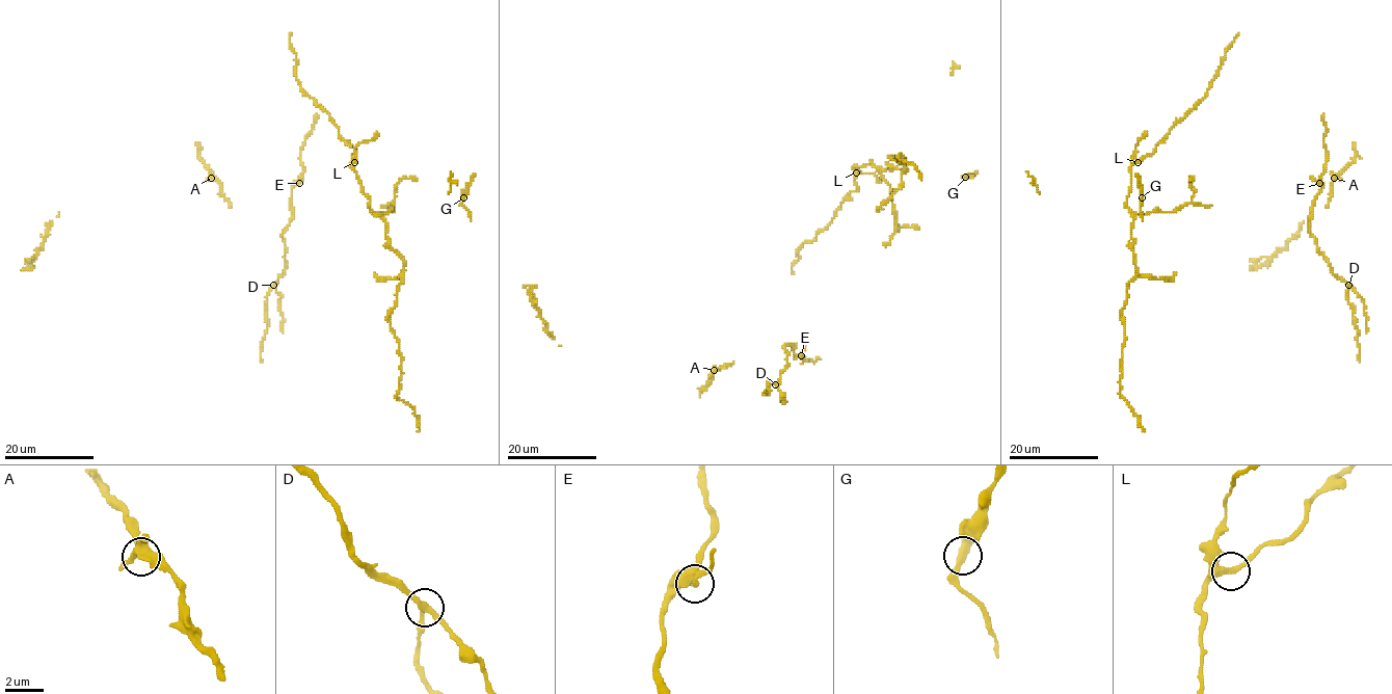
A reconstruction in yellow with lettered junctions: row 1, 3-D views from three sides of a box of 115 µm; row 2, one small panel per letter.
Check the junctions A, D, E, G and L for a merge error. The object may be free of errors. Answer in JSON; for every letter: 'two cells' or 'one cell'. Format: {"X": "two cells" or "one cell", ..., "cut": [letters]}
{"A": "one cell", "D": "one cell", "E": "one cell", "G": "one cell", "L": "one cell", "cut": []}

